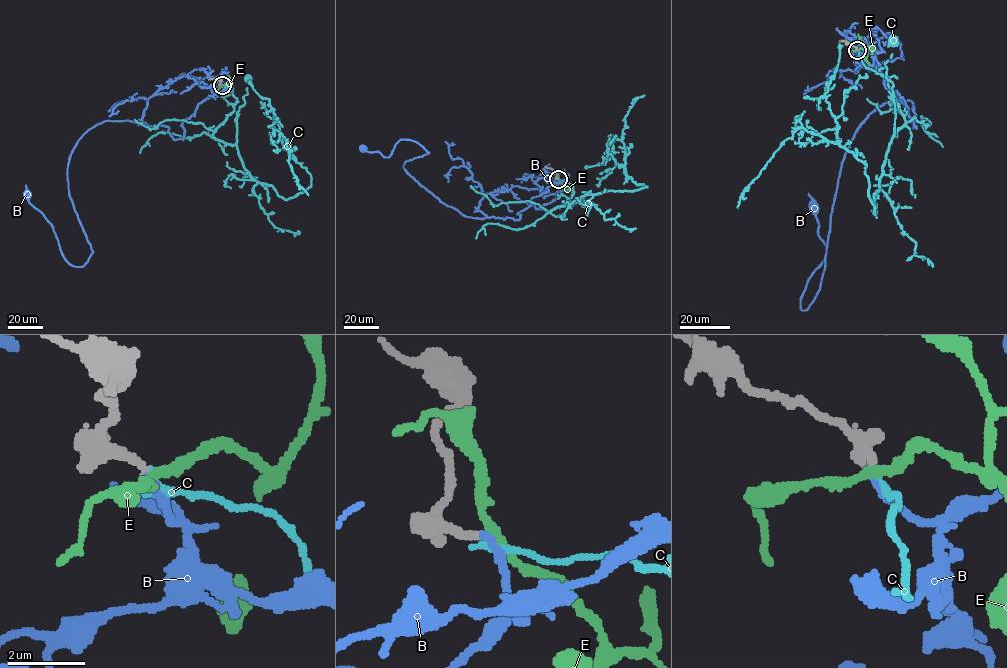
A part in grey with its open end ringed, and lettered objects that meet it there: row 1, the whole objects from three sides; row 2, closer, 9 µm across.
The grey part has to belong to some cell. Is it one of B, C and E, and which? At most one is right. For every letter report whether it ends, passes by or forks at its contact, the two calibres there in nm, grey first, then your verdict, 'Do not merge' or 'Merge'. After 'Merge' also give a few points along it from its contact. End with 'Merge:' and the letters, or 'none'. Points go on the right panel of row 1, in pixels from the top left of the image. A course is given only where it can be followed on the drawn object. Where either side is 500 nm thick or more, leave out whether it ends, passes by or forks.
B: It ends there. Thickness 240 nm (grey) against 190 nm. Merge. Its course: (857, 50), (916, 127), (910, 100), (888, 101), (858, 128), (819, 288), (802, 310), (826, 252), (813, 207)
C: It ends there. Thickness 240 nm (grey) against 200 nm. Do not merge
E: It passes by. Thickness 240 nm (grey) against 220 nm. Do not merge
Merge: B

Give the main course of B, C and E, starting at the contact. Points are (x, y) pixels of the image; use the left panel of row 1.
B: (222, 85), (182, 139), (127, 120), (79, 140), (67, 170), (83, 266), (28, 195)
C: (222, 85), (228, 88), (237, 101), (213, 135), (221, 141), (235, 144), (236, 113), (245, 103), (247, 77)
E: (222, 85), (227, 85), (223, 97)

